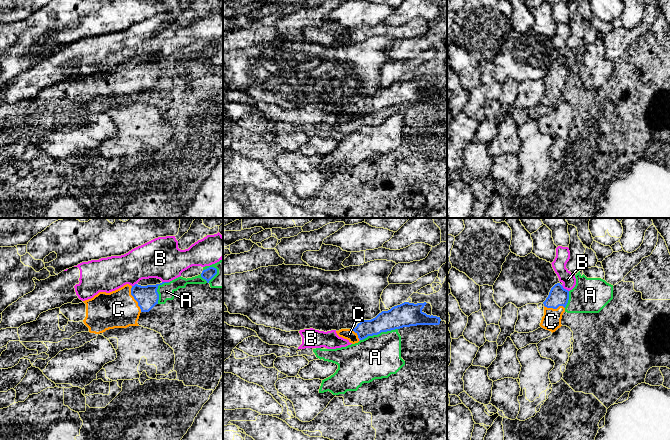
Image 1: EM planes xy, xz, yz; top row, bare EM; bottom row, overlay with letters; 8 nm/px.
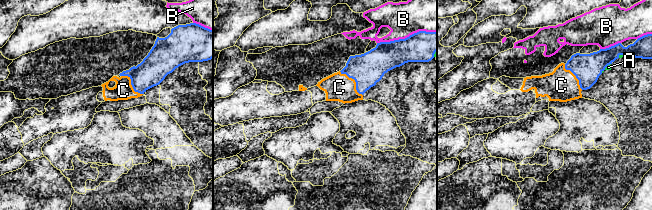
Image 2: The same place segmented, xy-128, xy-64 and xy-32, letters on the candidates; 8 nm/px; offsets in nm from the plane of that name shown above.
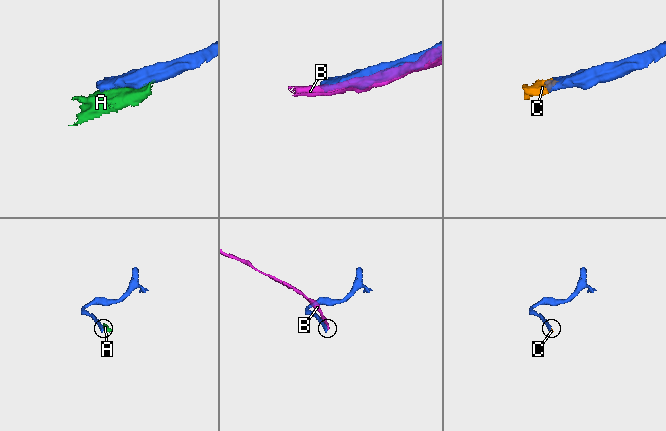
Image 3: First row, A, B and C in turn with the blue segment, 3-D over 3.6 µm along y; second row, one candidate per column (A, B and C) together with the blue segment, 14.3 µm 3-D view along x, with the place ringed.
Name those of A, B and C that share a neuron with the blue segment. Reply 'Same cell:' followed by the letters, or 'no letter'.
Same cell: C

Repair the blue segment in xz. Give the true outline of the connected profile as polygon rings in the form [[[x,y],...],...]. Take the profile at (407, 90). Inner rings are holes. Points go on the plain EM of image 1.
[[[404,78],[392,83],[388,87],[382,87],[371,96],[363,96],[353,105],[341,105],[336,107],[339,113],[347,115],[355,120],[368,112],[378,111],[403,103],[417,101],[439,101],[440,93],[427,91],[422,87],[427,79]]]

